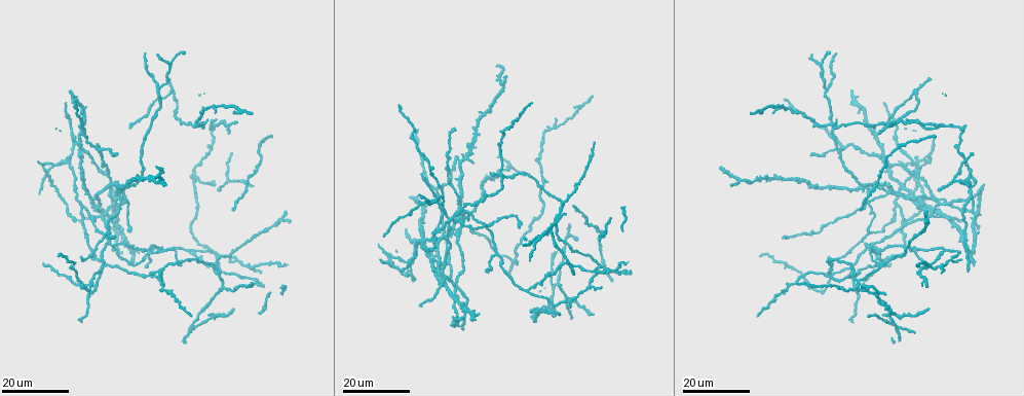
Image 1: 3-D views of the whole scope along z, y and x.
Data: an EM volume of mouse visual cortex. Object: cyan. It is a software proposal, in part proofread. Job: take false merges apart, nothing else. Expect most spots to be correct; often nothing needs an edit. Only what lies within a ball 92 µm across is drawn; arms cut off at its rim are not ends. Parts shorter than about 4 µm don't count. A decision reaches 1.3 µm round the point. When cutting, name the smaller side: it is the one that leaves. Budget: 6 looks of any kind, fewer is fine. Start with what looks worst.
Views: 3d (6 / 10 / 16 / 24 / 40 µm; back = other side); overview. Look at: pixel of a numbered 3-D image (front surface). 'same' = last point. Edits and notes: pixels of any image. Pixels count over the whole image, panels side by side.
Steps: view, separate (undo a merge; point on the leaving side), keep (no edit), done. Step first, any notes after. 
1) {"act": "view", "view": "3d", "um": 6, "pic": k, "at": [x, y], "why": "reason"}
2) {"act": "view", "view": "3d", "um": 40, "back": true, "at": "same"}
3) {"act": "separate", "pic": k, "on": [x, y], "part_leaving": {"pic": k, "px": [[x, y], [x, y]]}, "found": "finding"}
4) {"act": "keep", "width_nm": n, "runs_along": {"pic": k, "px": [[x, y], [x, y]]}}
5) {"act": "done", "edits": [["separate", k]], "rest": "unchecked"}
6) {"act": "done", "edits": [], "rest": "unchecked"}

{"act": "view", "view": "3d", "um": 16, "pic": 1, "at": [549, 228], "why": "three arms meet"}

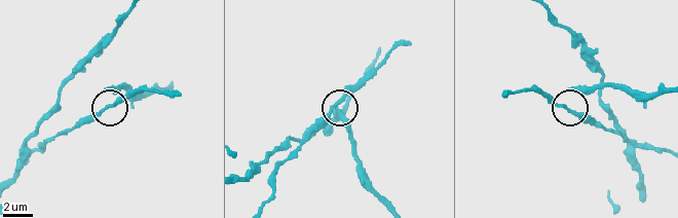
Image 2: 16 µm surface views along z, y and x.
{"act": "view", "view": "3d", "um": 10, "pic": 2, "at": [109, 105], "why": "closer look"}

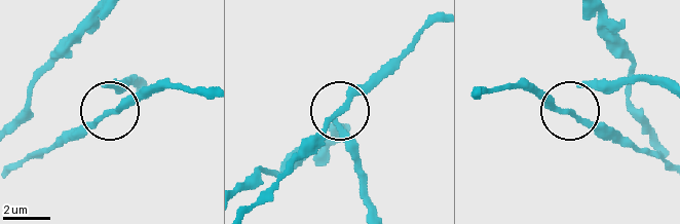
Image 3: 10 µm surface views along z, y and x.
{"act": "keep", "width_nm": 180, "runs_along": {"pic": 3, "px": [[247, 209], [380, 71]]}, "found": "continuous, no second neuron"}

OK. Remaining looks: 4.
{"act": "view", "view": "3d", "um": 24, "pic": 1, "at": [445, 281], "why": "two arms in line, one across"}

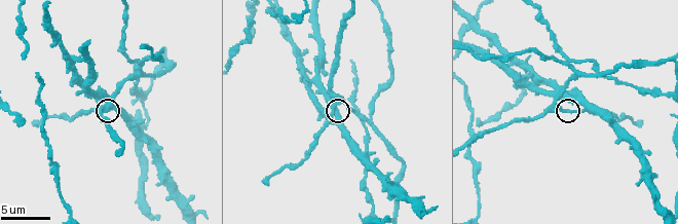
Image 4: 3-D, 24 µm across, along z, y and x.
{"act": "view", "view": "3d", "um": 6, "pic": 4, "at": [573, 110]}

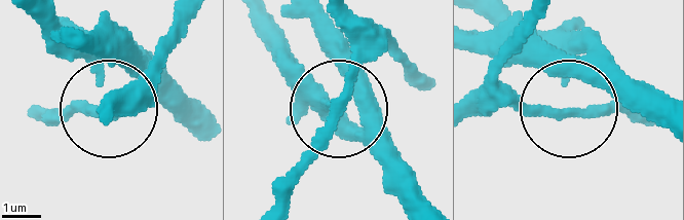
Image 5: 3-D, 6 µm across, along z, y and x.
{"act": "keep", "arms": 3, "runs_along": {"pic": 5, "px": [[350, 12], [350, 92], [324, 141], [278, 186]]}, "found": "one neuron here"}

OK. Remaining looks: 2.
{"act": "view", "view": "3d", "um": 24, "pic": 1, "at": [527, 291], "why": "three-way junction"}

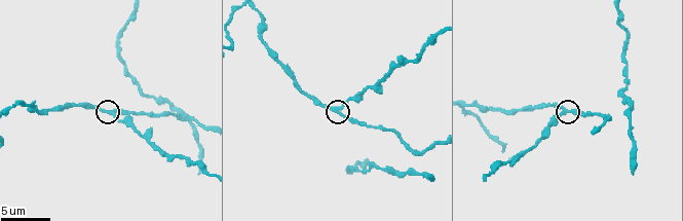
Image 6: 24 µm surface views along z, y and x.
{"act": "view", "view": "3d", "um": 6, "pic": 6, "at": [340, 114]}

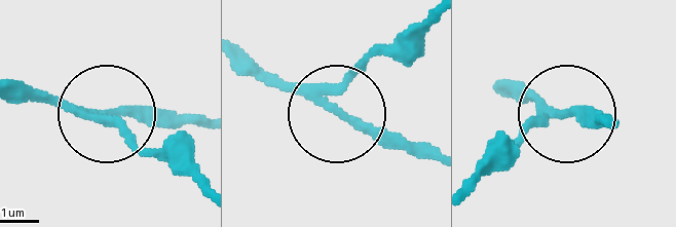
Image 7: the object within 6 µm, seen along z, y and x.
{"act": "keep", "arms": 3, "runs_along": {"pic": 7, "px": [[239, 47], [334, 109], [403, 31]]}, "found": "all the same neuron"}

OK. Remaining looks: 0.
{"act": "done", "edits": [], "rest": "unchecked"}

